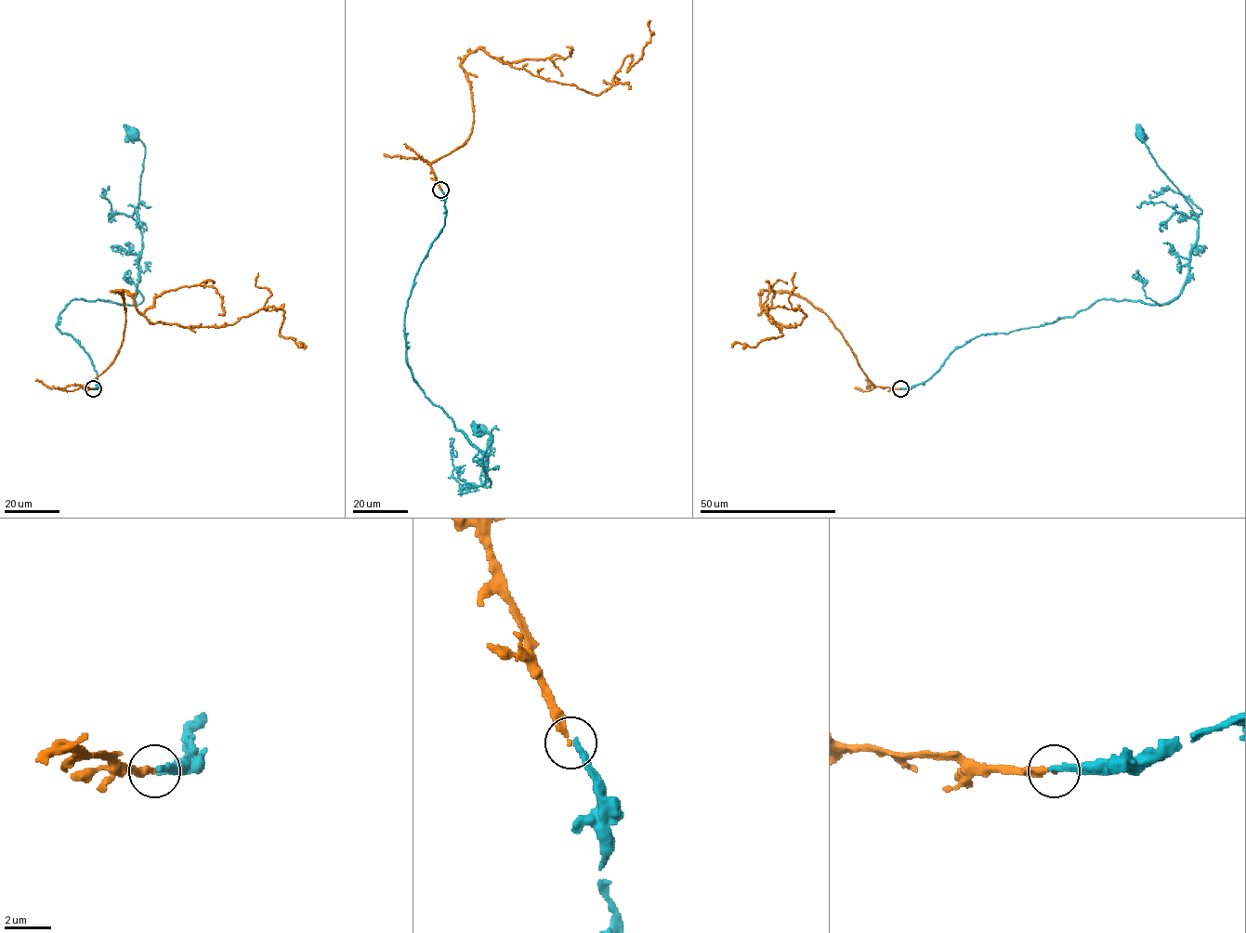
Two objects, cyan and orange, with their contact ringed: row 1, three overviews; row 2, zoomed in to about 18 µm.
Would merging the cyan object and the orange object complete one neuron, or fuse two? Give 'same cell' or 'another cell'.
another cell

